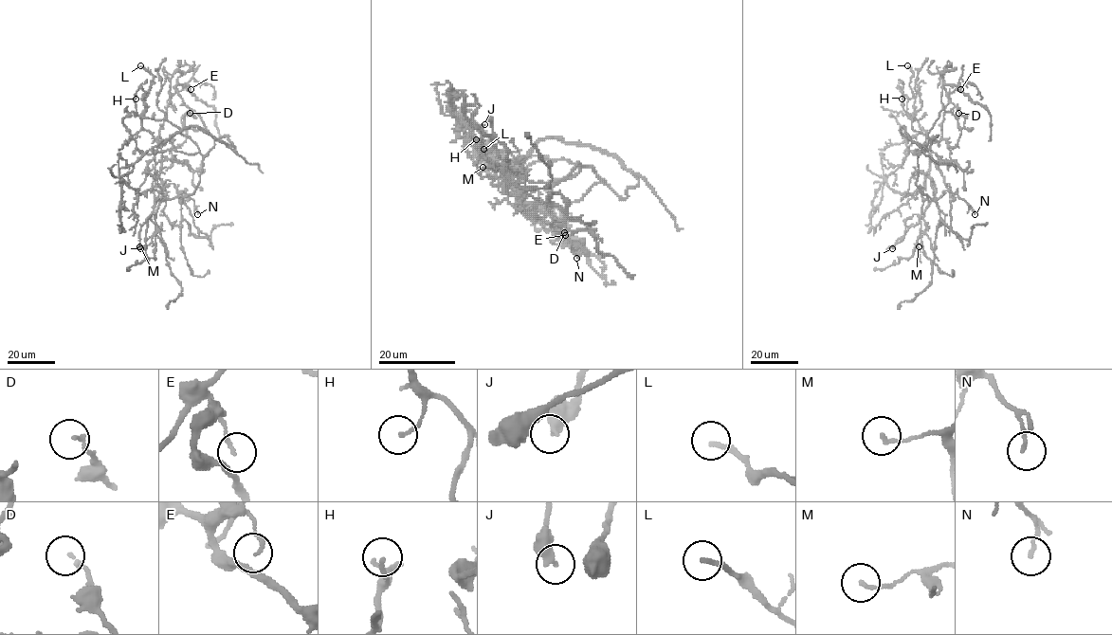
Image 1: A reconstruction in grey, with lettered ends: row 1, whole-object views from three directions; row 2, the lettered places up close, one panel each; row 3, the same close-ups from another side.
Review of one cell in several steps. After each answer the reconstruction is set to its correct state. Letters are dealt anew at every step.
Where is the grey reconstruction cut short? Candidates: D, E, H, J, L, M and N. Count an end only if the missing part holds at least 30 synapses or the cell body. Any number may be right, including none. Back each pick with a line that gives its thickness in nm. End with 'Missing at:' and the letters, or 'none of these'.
Missing at: none of these

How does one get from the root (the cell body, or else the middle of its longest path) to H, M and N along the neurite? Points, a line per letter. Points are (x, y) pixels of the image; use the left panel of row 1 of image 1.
H: (194, 191), (203, 156), (199, 153), (162, 151), (159, 143), (142, 127), (136, 115), (136, 99)
M: (194, 191), (161, 201), (155, 215), (155, 244), (139, 246)
N: (194, 191), (183, 198), (181, 217), (190, 231), (204, 237), (181, 198), (184, 191), (194, 201), (197, 214)

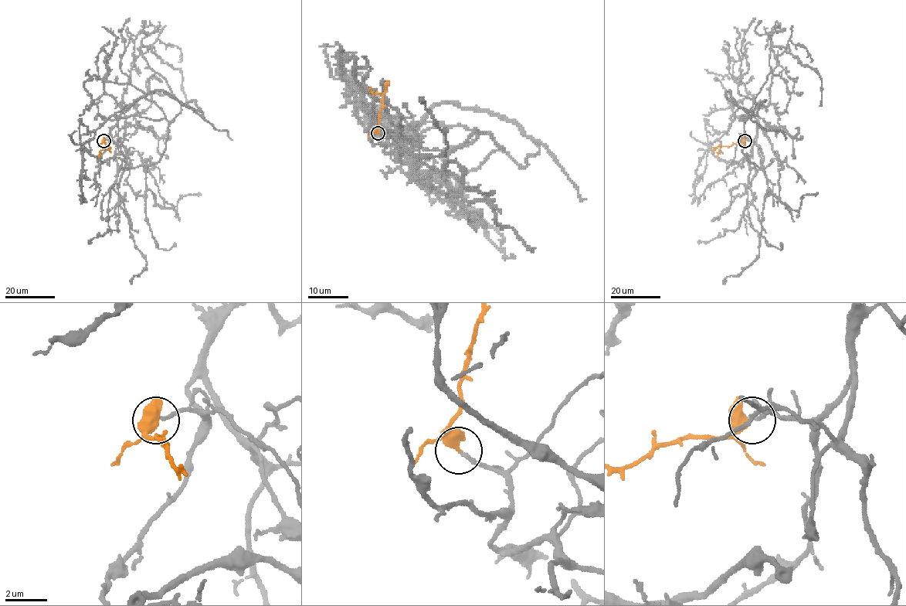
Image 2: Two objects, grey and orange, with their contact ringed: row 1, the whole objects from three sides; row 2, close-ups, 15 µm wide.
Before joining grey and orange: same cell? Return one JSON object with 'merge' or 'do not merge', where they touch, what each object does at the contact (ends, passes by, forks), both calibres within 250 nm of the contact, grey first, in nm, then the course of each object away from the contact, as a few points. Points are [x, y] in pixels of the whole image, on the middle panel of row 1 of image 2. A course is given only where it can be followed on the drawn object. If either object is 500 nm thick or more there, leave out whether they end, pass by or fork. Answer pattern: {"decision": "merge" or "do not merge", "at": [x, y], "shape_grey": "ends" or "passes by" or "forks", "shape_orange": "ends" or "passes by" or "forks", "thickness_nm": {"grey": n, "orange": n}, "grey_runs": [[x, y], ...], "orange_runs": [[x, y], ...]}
{"decision": "merge", "at": [378, 133], "shape_grey": "ends", "shape_orange": "forks", "thickness_nm": {"grey": 140, "orange": 300}, "grey_runs": [[378, 133], [410, 167], [425, 130], [476, 134], [450, 147], [424, 122], [405, 136], [412, 127], [419, 148]], "orange_runs": [[378, 133], [376, 127], [382, 107], [382, 96], [370, 87]]}

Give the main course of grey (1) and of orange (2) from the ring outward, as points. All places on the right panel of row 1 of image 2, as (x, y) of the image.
1: (744, 140), (765, 126), (754, 115), (740, 120), (752, 106), (738, 86), (748, 63), (741, 42), (754, 18)
2: (744, 141), (729, 146), (721, 145), (717, 157)

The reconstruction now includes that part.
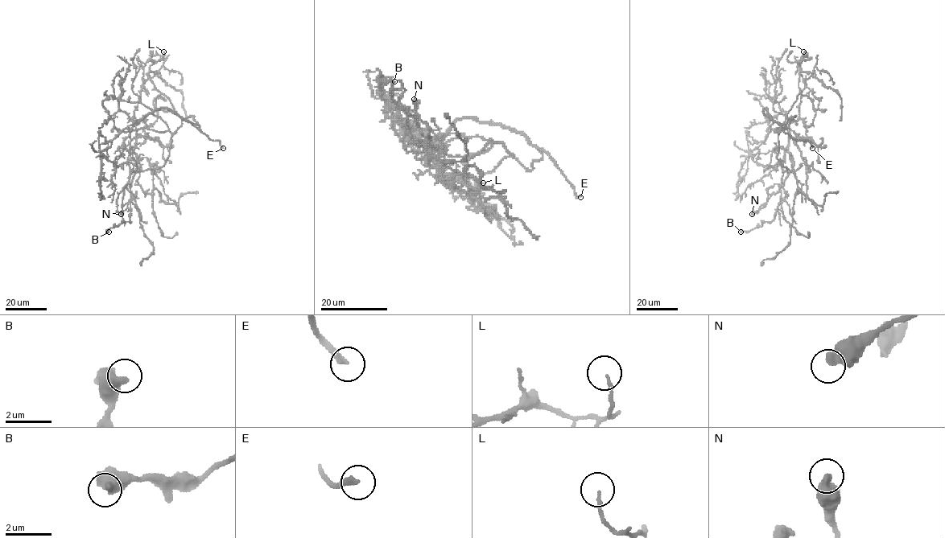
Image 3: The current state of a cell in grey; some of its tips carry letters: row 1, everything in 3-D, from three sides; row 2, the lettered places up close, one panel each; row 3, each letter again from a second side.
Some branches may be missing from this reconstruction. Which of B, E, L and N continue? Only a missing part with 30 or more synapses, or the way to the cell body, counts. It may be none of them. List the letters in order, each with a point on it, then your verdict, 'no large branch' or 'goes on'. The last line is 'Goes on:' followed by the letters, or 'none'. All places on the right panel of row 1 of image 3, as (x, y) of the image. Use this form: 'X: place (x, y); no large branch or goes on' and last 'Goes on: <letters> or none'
B: place (740, 232); no large branch
E: place (812, 148); goes on
L: place (803, 51); no large branch
N: place (752, 214); no large branch
Goes on: E

